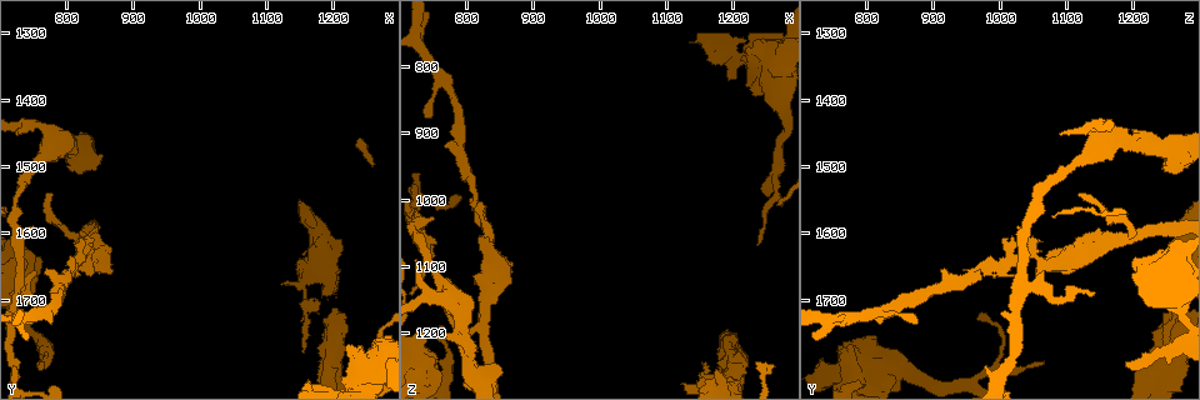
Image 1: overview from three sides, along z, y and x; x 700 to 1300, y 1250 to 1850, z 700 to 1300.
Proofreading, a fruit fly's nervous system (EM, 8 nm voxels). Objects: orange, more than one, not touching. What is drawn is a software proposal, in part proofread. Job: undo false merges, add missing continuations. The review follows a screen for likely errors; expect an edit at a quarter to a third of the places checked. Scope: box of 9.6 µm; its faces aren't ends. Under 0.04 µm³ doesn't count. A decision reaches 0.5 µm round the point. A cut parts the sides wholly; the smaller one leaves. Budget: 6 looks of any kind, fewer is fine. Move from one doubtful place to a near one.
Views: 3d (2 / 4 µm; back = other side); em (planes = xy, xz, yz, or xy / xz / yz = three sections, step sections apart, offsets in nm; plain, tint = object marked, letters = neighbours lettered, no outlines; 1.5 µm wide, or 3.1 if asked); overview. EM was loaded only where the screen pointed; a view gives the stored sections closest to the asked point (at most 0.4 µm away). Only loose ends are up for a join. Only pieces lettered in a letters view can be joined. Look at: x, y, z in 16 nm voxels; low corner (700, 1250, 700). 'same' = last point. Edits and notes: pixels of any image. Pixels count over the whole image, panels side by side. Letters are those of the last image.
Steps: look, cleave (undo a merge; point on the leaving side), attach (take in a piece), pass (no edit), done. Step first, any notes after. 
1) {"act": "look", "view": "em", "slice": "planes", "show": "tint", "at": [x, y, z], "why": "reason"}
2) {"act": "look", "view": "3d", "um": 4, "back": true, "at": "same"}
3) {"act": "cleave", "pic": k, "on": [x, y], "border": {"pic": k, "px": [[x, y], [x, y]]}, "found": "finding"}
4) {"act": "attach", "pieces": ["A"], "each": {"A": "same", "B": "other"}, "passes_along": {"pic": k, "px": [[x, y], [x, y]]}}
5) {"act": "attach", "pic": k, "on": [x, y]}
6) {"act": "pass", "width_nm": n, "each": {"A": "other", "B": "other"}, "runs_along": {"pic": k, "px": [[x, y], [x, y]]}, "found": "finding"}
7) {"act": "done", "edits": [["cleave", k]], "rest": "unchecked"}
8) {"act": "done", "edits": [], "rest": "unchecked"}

{"act": "look", "view": "3d", "um": 4, "at": [750, 1655, 1065], "why": "an open end"}

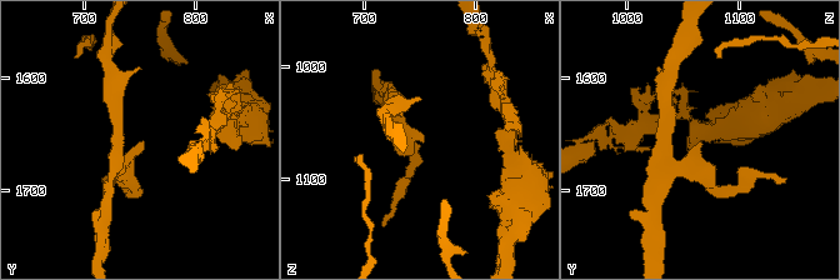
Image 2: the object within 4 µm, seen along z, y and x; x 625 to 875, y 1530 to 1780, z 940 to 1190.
{"act": "look", "view": "em", "slice": "xz", "step": 8, "show": "letters", "at": [748, 1658, 1066], "why": "now the EM"}

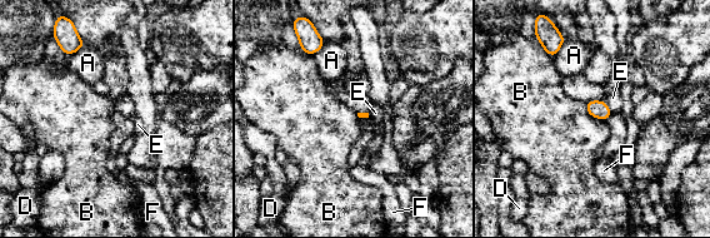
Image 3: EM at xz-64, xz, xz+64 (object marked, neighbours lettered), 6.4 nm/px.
{"act": "look", "view": "em", "slice": "planes", "show": "letters", "at": "same", "why": "another direction"}

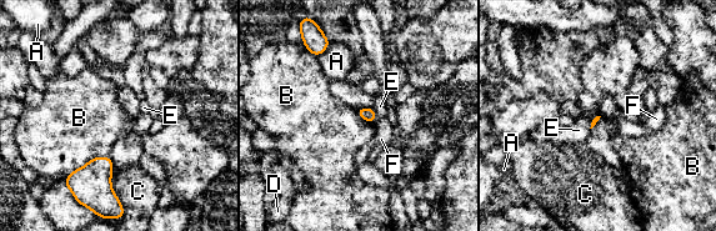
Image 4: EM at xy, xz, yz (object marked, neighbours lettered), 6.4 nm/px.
{"act": "pass", "each": {"A": "other", "B": "other", "C": "other", "D": "other", "E": "other", "F": "other"}, "found": "none of them fits"}

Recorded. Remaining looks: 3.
{"act": "look", "view": "3d", "um": 2, "at": [740, 1735, 880], "why": "free end"}

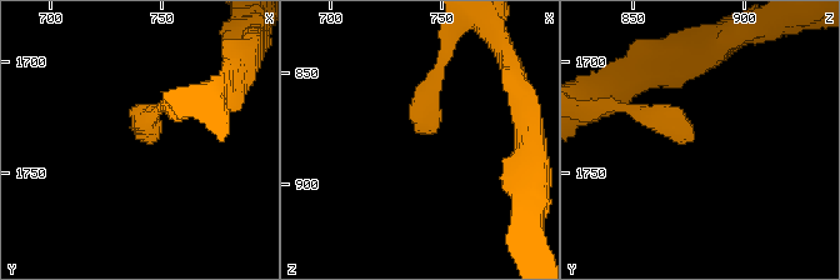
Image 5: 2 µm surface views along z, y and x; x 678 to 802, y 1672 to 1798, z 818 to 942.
{"act": "look", "view": "em", "slice": "xy", "step": 4, "show": "tint", "at": [736, 1732, 876]}

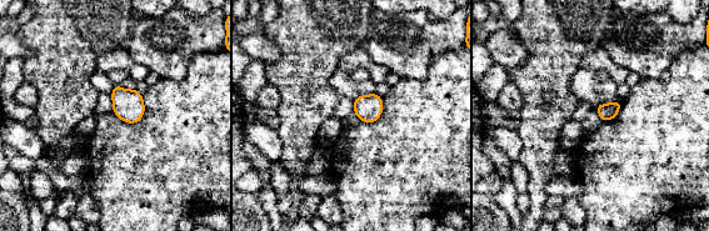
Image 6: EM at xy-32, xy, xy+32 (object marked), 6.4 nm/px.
{"act": "look", "view": "em", "slice": "planes", "show": "letters", "at": "same"}

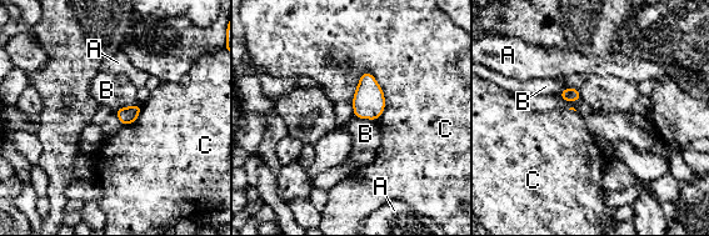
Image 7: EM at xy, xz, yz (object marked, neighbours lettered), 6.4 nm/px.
{"act": "pass", "each": {"A": "other", "B": "other", "C": "other"}, "border": {"pic": 7, "px": [[139, 104], [121, 106], [114, 113]]}, "found": "no lettered piece goes on from it"}

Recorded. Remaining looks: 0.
{"act": "done", "edits": [], "rest": "unchecked"}

